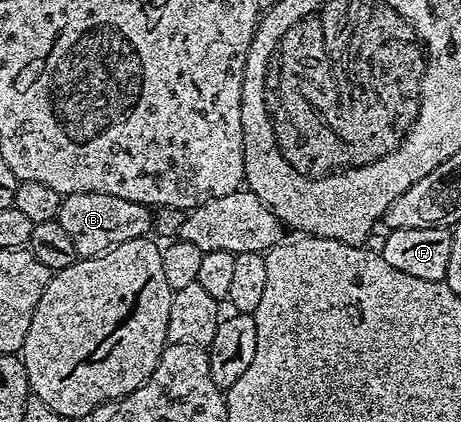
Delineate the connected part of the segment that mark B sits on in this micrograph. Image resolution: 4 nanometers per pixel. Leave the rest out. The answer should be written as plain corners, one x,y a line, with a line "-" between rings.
76,192
63,197
56,221
68,232
72,244
76,244
79,258
99,258
112,248
120,248
120,244
128,244
128,240
147,237
154,214
151,207
136,200
120,200
120,196
104,192

